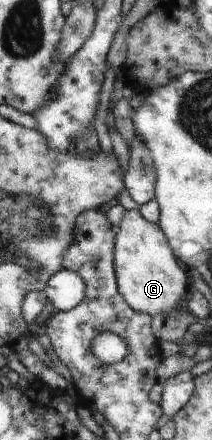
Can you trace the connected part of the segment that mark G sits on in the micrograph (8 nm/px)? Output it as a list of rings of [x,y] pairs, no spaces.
[[[141,208],[124,212],[124,220],[118,228],[116,236],[115,267],[118,274],[119,286],[122,295],[138,313],[147,313],[152,316],[166,312],[172,314],[178,306],[188,301],[192,293],[192,272],[177,258],[176,252],[170,245],[170,240],[159,224],[148,222],[142,215]]]

